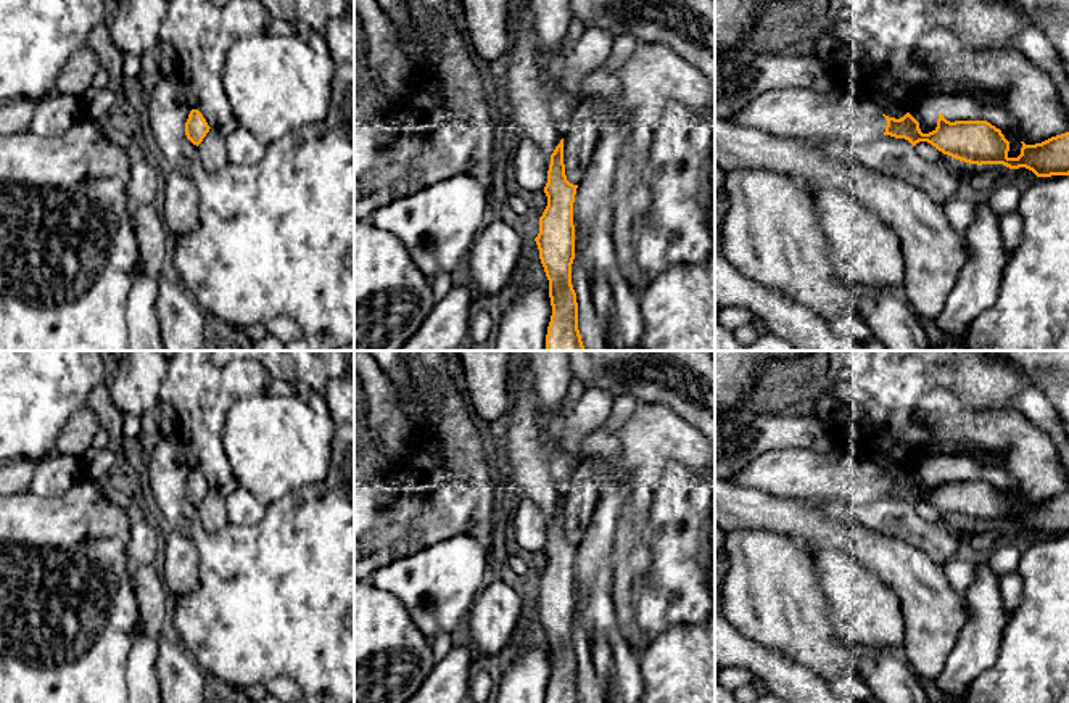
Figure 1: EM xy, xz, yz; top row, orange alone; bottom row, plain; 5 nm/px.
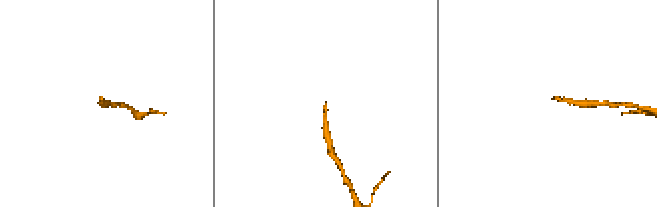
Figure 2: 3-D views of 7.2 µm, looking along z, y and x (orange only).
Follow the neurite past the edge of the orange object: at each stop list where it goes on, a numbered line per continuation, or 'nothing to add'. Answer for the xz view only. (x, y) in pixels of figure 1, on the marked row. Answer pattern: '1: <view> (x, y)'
1: xz (525, 90)

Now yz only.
1: yz (797, 113)

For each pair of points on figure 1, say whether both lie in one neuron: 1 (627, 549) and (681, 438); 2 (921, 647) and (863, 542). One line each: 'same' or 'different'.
1: same
2: same

